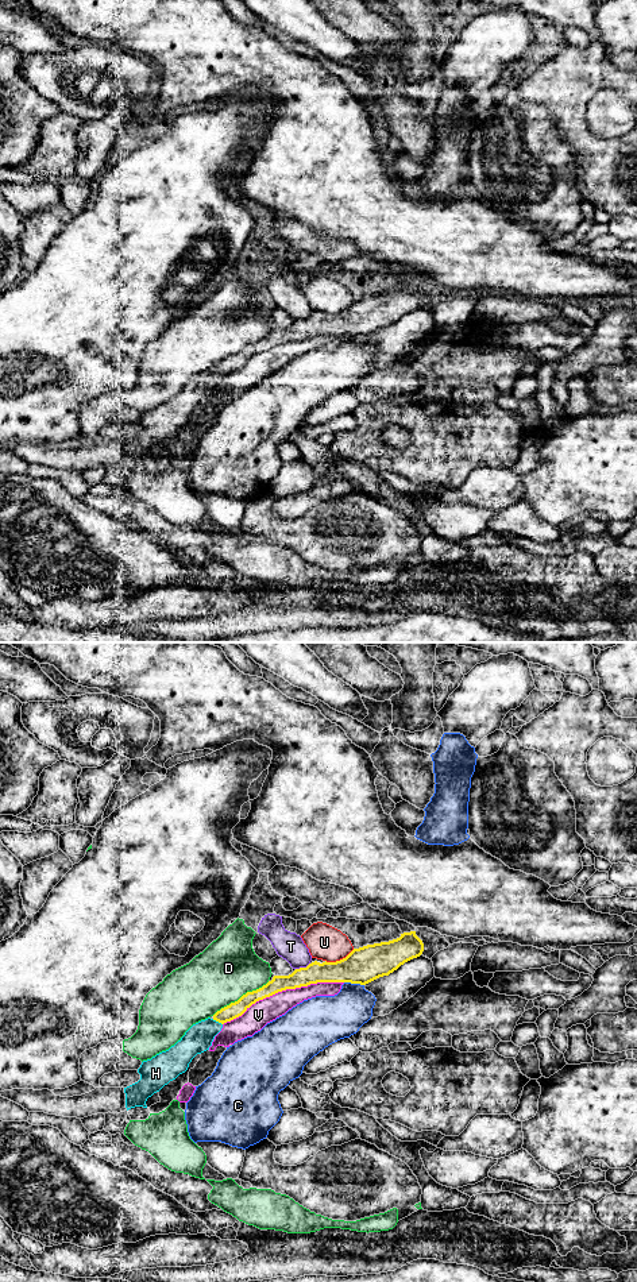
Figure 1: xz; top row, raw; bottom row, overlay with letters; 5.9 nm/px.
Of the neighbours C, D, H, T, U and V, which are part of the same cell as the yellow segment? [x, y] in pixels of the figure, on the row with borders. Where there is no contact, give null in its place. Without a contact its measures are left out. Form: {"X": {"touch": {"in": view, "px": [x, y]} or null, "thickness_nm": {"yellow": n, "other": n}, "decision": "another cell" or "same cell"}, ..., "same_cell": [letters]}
{"C": {"touch": {"in": "xz", "px": [354, 983]}, "thickness_nm": {"yellow": 220, "other": 280}, "decision": "another cell"}, "D": {"touch": {"in": "xz", "px": [242, 996]}, "thickness_nm": {"yellow": 100, "other": 360}, "decision": "another cell"}, "H": {"touch": {"in": "xz", "px": [217, 1020]}, "thickness_nm": {"yellow": 90, "other": 170}, "decision": "same cell"}, "T": {"touch": {"in": "xz", "px": [302, 968]}, "thickness_nm": {"yellow": 140, "other": 160}, "decision": "another cell"}, "U": {"touch": {"in": "xz", "px": [340, 960]}, "thickness_nm": {"yellow": 220, "other": 200}, "decision": "another cell"}, "V": {"touch": {"in": "xz", "px": [282, 989]}, "thickness_nm": {"yellow": 120, "other": 150}, "decision": "another cell"}, "same_cell": ["H"]}

